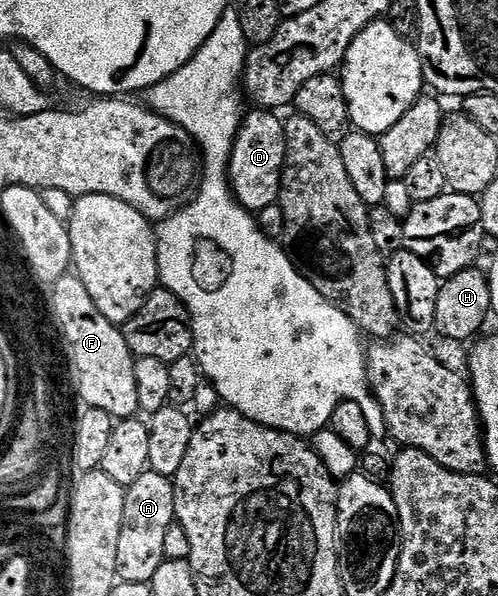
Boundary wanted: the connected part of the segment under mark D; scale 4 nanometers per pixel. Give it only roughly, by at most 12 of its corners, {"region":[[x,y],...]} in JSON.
{"region":[[243,116],[228,181],[250,213],[274,206],[284,172],[285,120]]}

